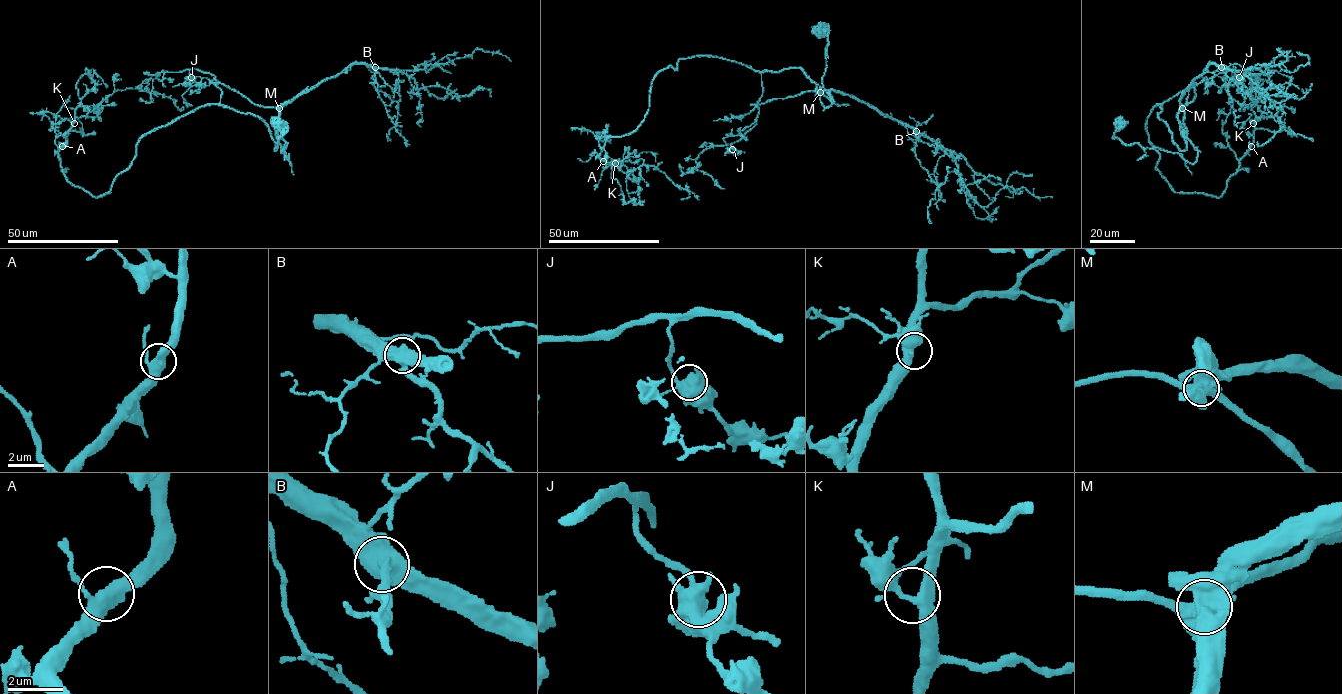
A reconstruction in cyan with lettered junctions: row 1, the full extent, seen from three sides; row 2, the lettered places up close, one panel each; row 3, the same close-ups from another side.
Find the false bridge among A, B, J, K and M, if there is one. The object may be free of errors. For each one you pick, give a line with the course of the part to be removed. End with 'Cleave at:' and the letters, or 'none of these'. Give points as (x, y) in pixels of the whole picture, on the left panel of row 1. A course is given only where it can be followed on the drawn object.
M: course (279, 108), (259, 106), (223, 84), (209, 83)
Cleave at: M

